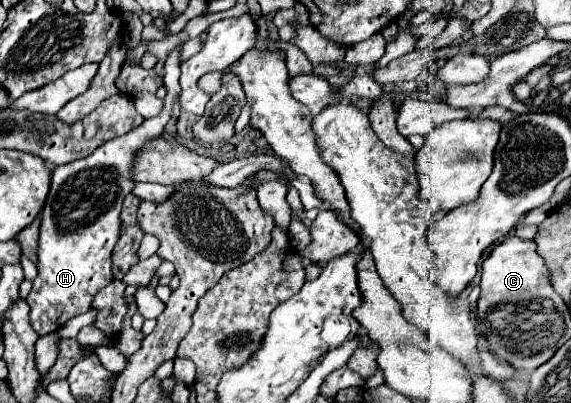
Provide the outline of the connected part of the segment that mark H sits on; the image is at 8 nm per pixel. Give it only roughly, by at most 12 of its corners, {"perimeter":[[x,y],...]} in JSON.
{"perimeter":[[180,45],[164,107],[92,155],[58,165],[28,293],[38,335],[90,311],[112,281],[136,151],[180,97]]}

